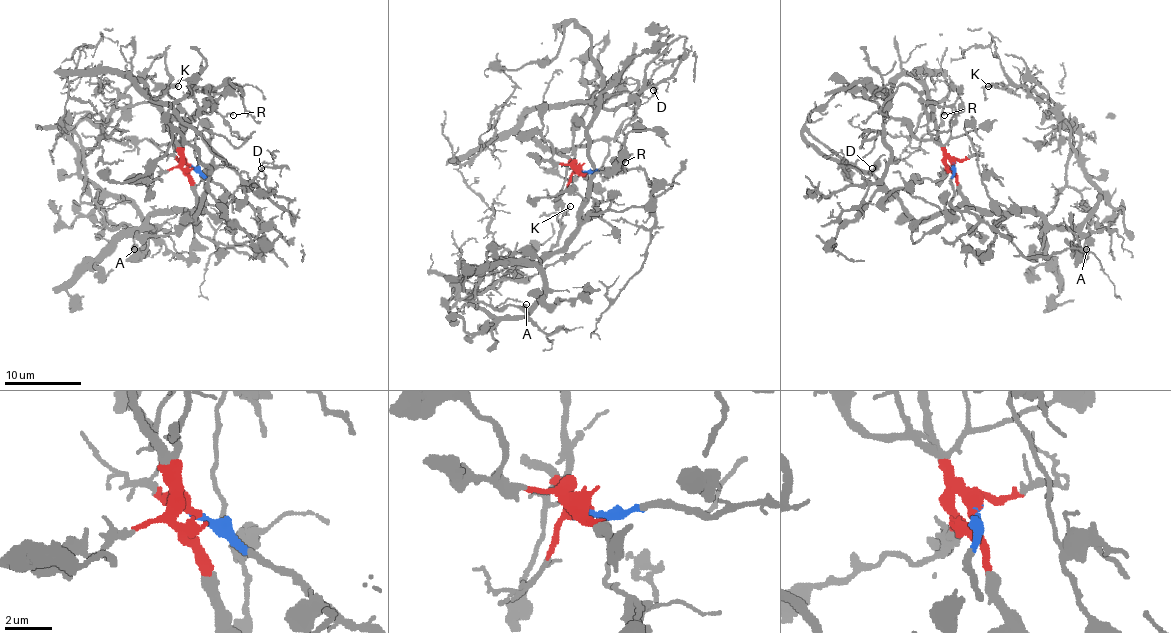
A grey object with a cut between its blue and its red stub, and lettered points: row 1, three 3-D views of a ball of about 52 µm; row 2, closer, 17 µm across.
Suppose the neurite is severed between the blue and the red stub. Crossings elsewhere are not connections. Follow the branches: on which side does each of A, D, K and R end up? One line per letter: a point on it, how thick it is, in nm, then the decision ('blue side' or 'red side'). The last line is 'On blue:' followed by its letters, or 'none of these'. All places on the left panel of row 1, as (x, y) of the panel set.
A: (134, 249) | 130 nm | red side
D: (261, 168) | 110 nm | red side
K: (178, 86) | 120 nm | red side
R: (233, 115) | 140 nm | red side
On blue: none of these

